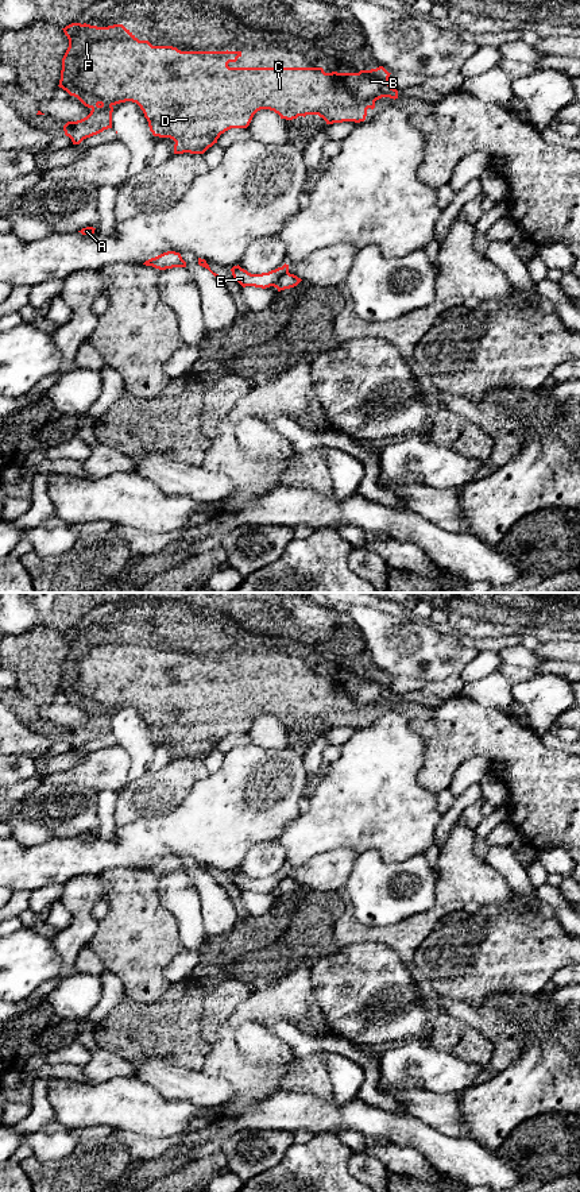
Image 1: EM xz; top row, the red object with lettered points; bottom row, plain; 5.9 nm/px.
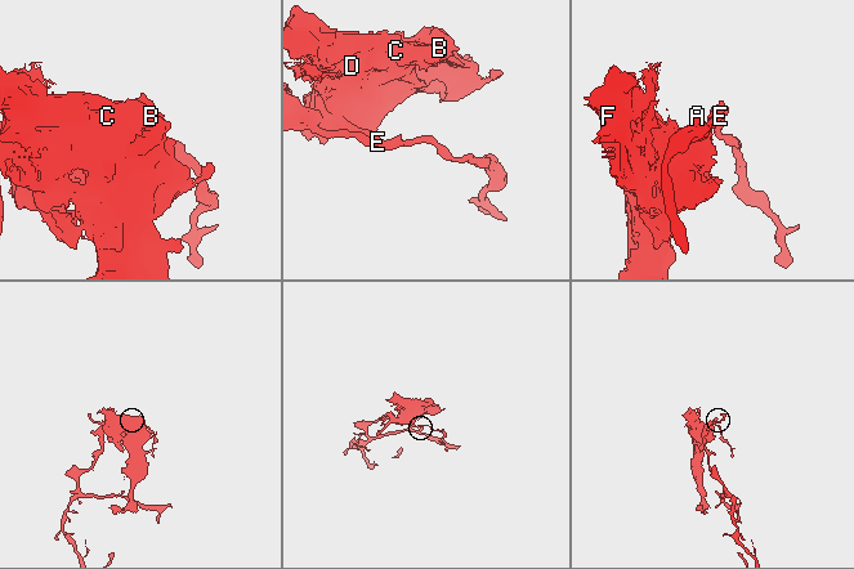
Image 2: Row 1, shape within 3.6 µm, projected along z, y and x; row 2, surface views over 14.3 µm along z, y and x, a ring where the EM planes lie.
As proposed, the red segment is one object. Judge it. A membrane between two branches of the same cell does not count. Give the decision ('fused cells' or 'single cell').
fused cells

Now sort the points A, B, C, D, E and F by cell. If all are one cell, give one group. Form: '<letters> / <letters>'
A / B C D E F

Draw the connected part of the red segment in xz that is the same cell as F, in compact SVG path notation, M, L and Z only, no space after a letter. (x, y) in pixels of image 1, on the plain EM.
M71 628L62 634L69 644L69 652L62 663L58 691L92 714L86 722L63 730L65 740L73 749L80 749L84 744L112 733L113 711L125 706L140 711L154 741L170 742L175 747L174 759L204 759L225 736L247 733L260 714L274 715L286 725L318 720L326 729L360 728L366 725L367 714L375 713L376 705L398 703L398 695L388 687L391 678L383 671L359 678L325 678L322 672L229 672L228 668L236 667L241 656L181 656L173 651L152 651L148 645L139 645L123 629L97 632Z

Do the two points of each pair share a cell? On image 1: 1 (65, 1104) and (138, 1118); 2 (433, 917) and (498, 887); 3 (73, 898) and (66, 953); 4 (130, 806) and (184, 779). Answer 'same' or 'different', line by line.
1: same
2: same
3: same
4: same

